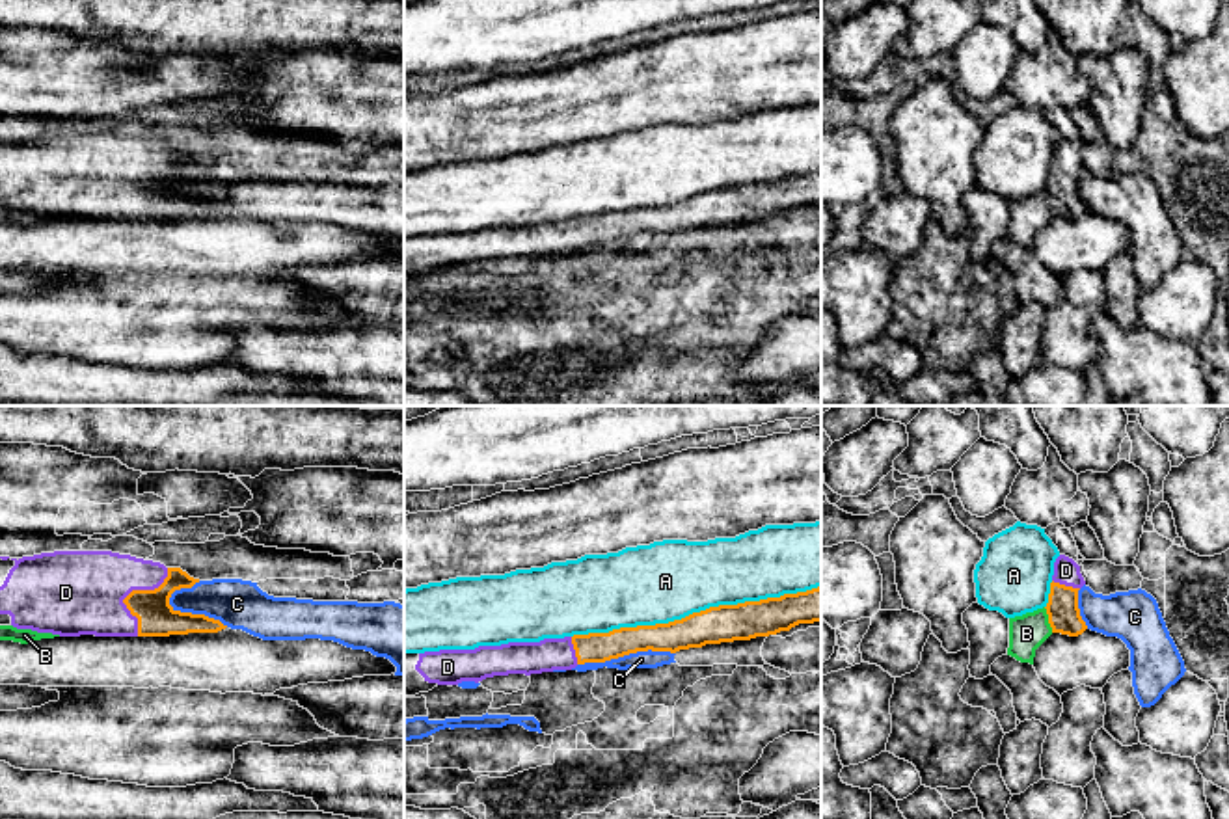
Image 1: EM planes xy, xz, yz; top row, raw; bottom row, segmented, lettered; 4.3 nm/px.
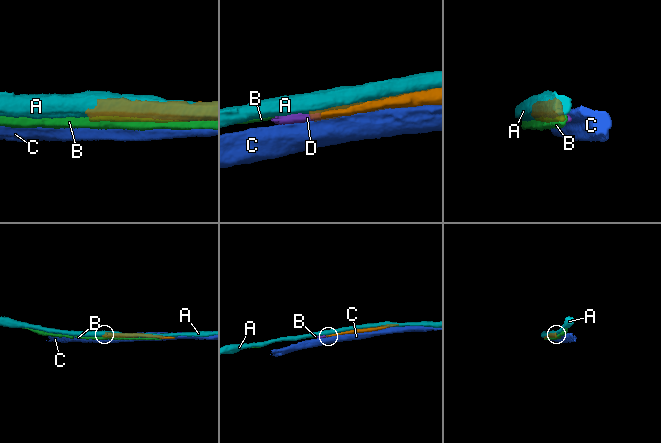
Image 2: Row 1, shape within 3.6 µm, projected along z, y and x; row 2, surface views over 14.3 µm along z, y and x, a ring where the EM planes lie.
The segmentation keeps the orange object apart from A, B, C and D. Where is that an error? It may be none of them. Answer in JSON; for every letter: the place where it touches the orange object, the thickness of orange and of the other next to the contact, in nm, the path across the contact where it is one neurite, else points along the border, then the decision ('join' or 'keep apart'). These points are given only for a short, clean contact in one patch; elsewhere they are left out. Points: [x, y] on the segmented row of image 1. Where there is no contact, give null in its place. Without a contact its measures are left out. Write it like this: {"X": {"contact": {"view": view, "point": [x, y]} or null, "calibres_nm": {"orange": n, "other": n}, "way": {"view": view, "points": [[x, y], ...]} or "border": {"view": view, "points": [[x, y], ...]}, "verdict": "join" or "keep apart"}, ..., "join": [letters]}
{"A": {"contact": {"view": "xz", "point": [695, 613]}, "calibres_nm": {"orange": 160, "other": 340}, "verdict": "keep apart"}, "B": {"contact": {"view": "yz", "point": [1049, 620]}, "calibres_nm": {"orange": 140, "other": 160}, "verdict": "keep apart"}, "C": {"contact": {"view": "xy", "point": [194, 615]}, "calibres_nm": {"orange": 160, "other": 220}, "verdict": "keep apart"}, "D": {"contact": {"view": "xy", "point": [131, 592]}, "calibres_nm": {"orange": 160, "other": 360}, "way": {"view": "xy", "points": [[155, 617], [131, 592], [73, 592]]}, "verdict": "join"}, "join": ["D"]}

